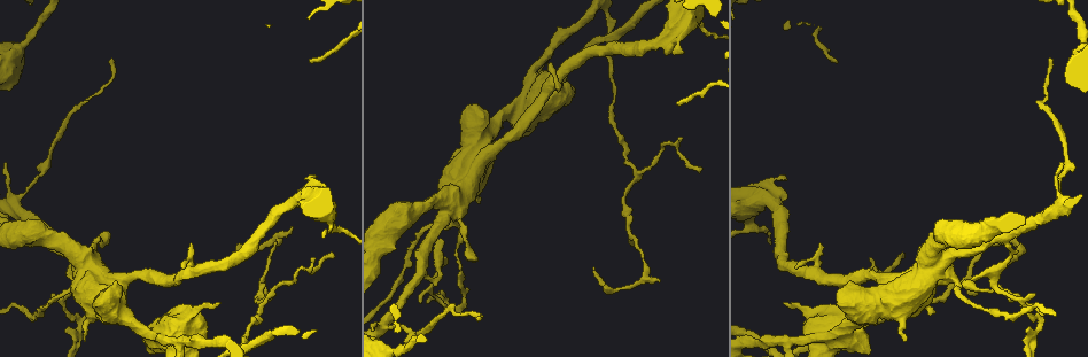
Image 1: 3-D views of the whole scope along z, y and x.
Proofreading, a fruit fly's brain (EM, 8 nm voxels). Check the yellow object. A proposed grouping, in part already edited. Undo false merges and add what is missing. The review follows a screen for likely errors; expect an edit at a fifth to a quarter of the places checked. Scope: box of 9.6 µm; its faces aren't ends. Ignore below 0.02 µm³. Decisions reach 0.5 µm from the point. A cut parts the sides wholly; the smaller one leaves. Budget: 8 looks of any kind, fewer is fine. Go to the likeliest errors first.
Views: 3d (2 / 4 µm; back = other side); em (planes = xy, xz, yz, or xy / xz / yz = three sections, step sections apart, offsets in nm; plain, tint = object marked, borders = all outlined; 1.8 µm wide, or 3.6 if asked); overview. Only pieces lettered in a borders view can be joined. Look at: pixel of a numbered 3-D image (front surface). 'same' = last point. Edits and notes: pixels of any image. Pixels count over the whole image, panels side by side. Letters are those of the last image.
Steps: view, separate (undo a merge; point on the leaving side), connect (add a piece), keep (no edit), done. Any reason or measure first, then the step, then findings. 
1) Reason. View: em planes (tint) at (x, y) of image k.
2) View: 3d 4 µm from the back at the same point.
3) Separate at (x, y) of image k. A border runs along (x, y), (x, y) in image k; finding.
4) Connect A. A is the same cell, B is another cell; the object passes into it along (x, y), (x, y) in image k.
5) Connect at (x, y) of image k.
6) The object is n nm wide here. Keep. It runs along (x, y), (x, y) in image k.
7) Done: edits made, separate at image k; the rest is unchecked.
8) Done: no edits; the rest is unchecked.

Thick turns thin. View: em 3.6 µm planes (borders) at (445, 217) of image 1.

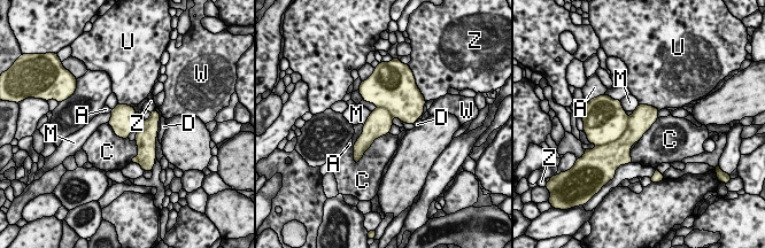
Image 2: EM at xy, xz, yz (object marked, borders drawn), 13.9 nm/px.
The object is 340 nm wide here. Separate at (609, 121) of image 2. A, C, D, M, U, W and Z are other cells; two neurons meet here.

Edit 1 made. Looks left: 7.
View: overview.

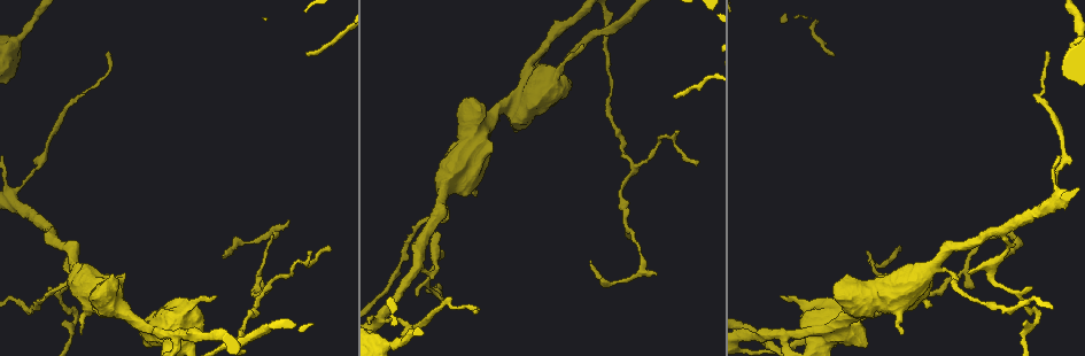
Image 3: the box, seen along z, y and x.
Abrupt turn. View: 3d 2 µm at (246, 338) of image 3.

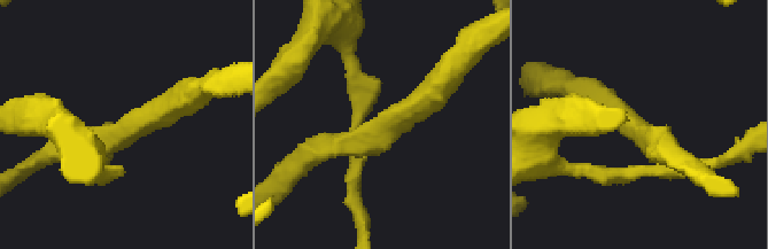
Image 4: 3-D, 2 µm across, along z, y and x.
4 arms meet here. View: em xz step 4 (tint) at (382, 132) of image 4.

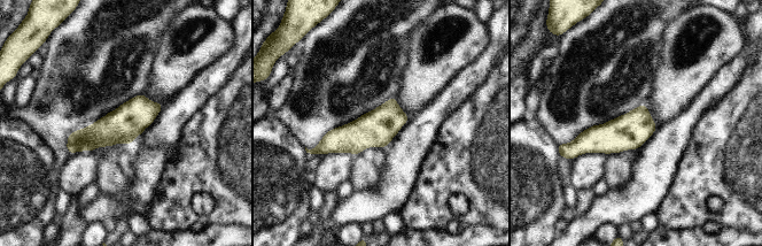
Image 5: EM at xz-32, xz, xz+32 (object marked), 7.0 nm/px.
Another direction. View: em planes (borders) at the same point.

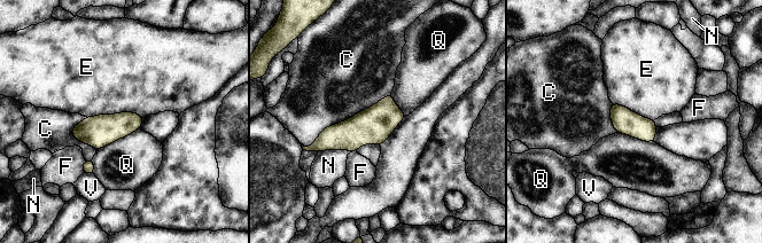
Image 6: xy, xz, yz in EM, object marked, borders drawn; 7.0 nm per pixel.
The object is 170 nm wide here. Keep. C, E, F, N, Q and V are other cells; it runs along (401, 115), (386, 115), (313, 148) in image 6; one neuron here.

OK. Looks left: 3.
Tapers out. View: em planes (borders) at (287, 220) of image 3.

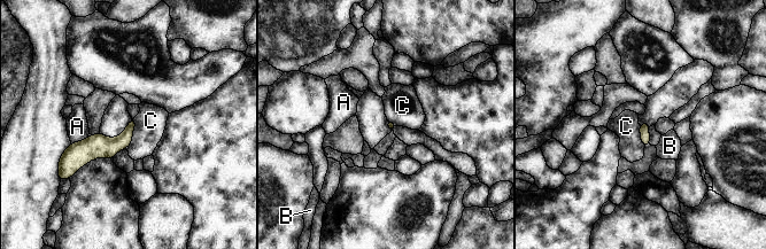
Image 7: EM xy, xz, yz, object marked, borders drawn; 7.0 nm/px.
The longest contact is with C, 220 nm. Keep. A, B and C are other cells; a border runs along (133, 118), (132, 141), (125, 148) in image 7; no lettered piece goes on from it.

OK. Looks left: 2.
View: em planes (borders) at (695, 163) of image 3.

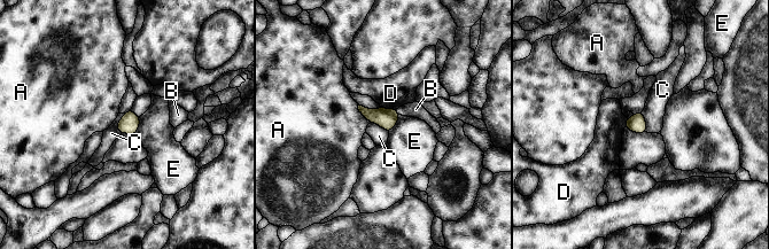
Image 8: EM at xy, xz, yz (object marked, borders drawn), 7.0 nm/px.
Keep. A, B, C, D and E are other cells; a border runs along (125, 114), (117, 125), (119, 133) in image 8; no lettered piece goes on from it.

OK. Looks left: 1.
Done: edits made, separate at image 2; the rest is unchecked.

